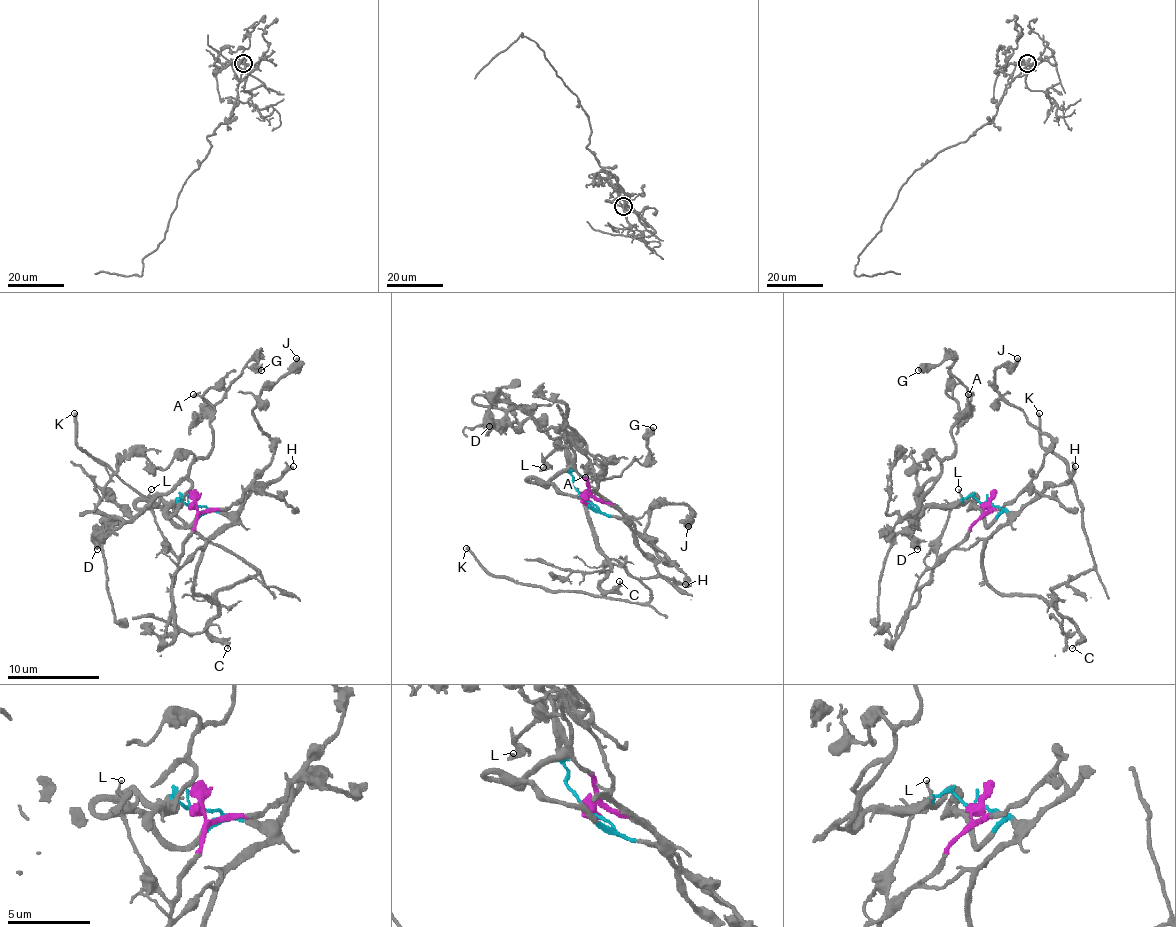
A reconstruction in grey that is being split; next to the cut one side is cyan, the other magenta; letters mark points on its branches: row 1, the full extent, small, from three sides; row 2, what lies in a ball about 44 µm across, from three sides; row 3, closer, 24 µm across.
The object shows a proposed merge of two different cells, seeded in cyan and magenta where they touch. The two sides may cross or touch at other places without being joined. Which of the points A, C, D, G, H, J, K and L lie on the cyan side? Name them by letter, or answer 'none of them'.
A, C, D, G, H, K

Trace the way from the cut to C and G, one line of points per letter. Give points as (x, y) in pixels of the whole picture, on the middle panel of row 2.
C: (584, 497), (621, 517), (596, 492), (587, 494), (594, 543), (610, 563), (600, 588), (612, 591), (619, 582)
G: (584, 497), (561, 426), (603, 460), (607, 478), (644, 462), (653, 428)

